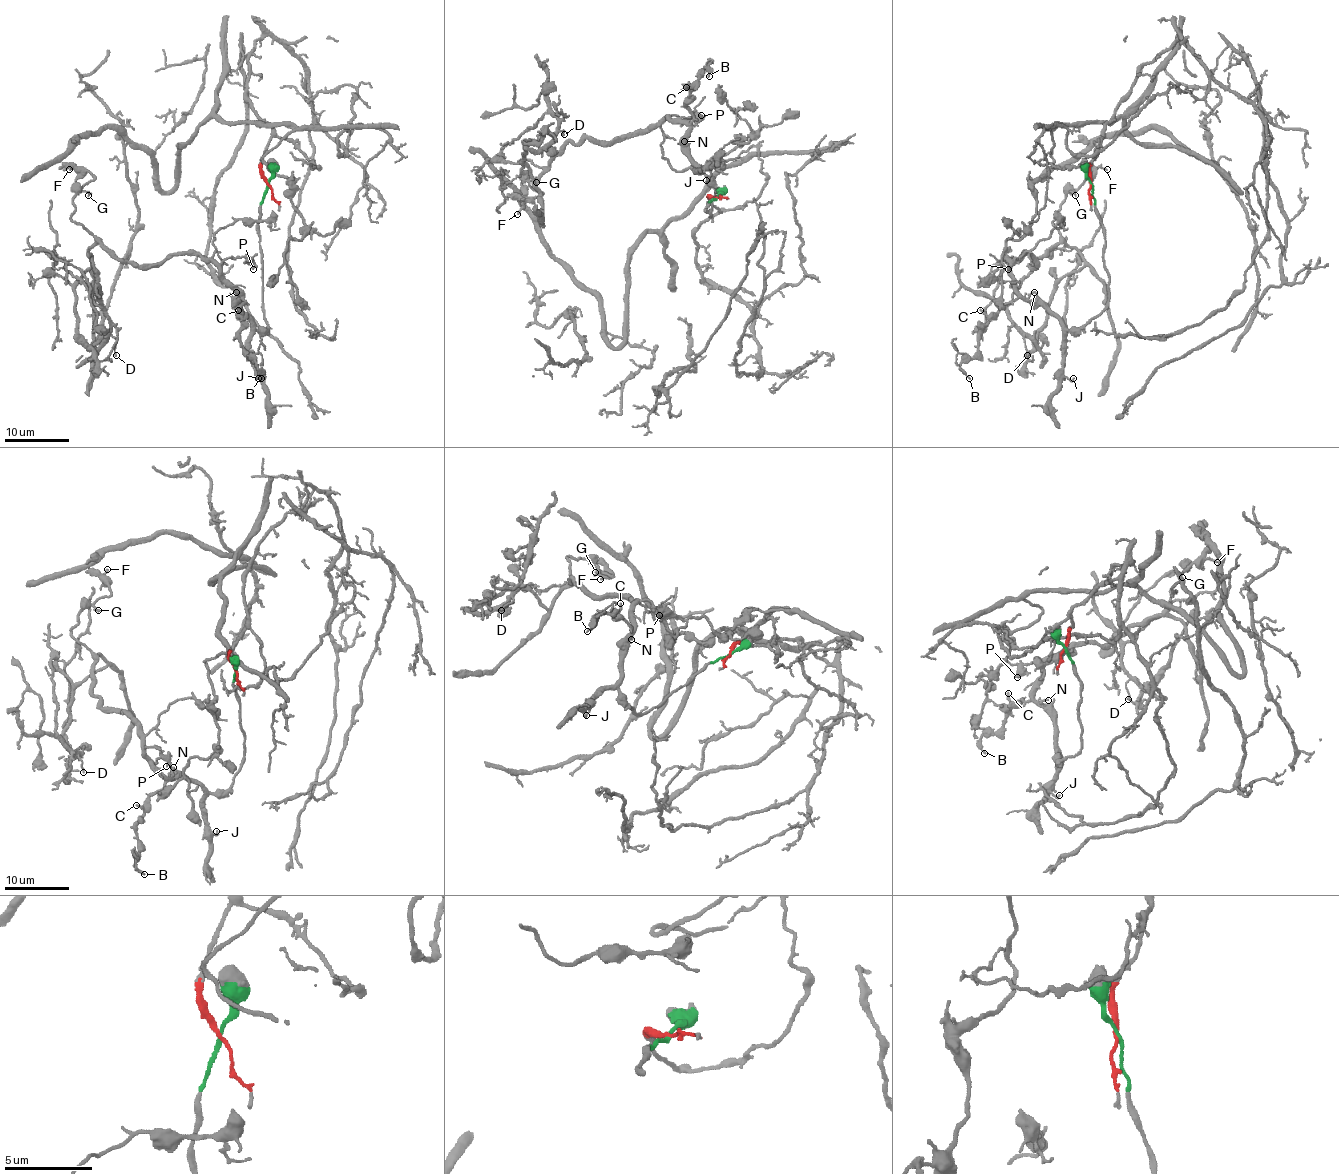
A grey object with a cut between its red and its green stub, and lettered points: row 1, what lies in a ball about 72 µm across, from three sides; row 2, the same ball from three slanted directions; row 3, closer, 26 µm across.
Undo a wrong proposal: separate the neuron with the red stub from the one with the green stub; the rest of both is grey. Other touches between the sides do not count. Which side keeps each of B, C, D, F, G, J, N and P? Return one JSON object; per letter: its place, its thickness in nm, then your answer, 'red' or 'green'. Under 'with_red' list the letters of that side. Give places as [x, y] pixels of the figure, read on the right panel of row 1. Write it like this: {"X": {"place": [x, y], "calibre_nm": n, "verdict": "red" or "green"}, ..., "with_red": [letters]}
{"B": {"place": [969, 378], "calibre_nm": 150, "verdict": "green"}, "C": {"place": [980, 310], "calibre_nm": 180, "verdict": "green"}, "D": {"place": [1027, 355], "calibre_nm": 100, "verdict": "green"}, "F": {"place": [1107, 169], "calibre_nm": 120, "verdict": "green"}, "G": {"place": [1075, 195], "calibre_nm": 180, "verdict": "green"}, "J": {"place": [1073, 378], "calibre_nm": 160, "verdict": "green"}, "N": {"place": [1034, 292], "calibre_nm": 110, "verdict": "green"}, "P": {"place": [1008, 269], "calibre_nm": 200, "verdict": "green"}, "with_red": []}

